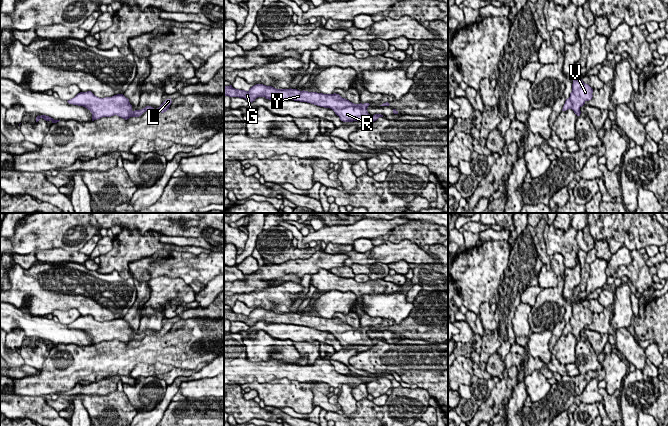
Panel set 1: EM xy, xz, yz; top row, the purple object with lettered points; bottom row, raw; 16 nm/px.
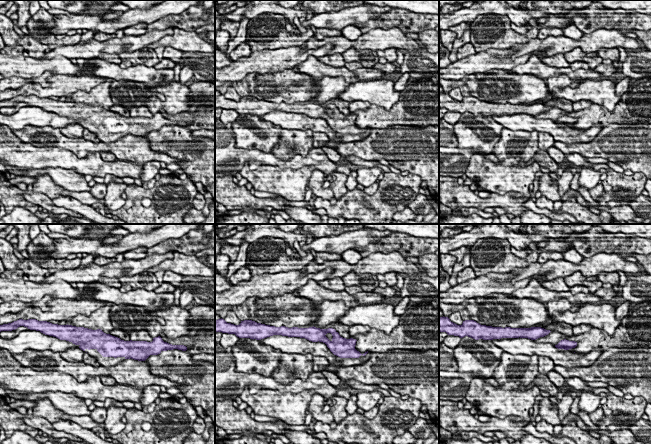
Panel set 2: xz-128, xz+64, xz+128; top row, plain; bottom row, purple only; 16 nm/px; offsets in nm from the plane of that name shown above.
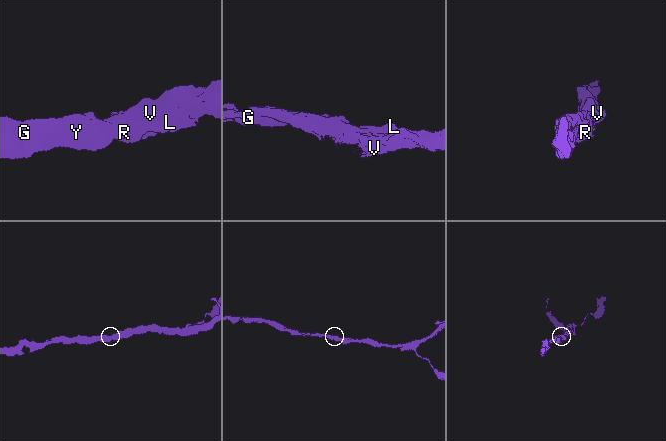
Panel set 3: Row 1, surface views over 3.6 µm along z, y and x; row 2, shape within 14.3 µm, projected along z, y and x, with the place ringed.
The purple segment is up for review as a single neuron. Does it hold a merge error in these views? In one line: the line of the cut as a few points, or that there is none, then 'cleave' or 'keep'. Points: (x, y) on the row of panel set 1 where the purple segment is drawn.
cut none; keep

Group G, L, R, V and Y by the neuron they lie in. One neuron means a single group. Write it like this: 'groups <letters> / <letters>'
groups G L R V Y

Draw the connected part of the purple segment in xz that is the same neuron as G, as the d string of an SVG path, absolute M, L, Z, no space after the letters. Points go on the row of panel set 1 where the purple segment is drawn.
M256 84L248 91L235 89L230 86L224 86L224 97L244 98L250 103L258 97L265 97L269 100L294 100L311 103L320 107L330 108L343 122L363 121L374 122L381 114L370 115L367 111L369 103L354 104L349 100L342 98L339 94L323 94L317 92L300 91L297 89L276 89L272 86Z

